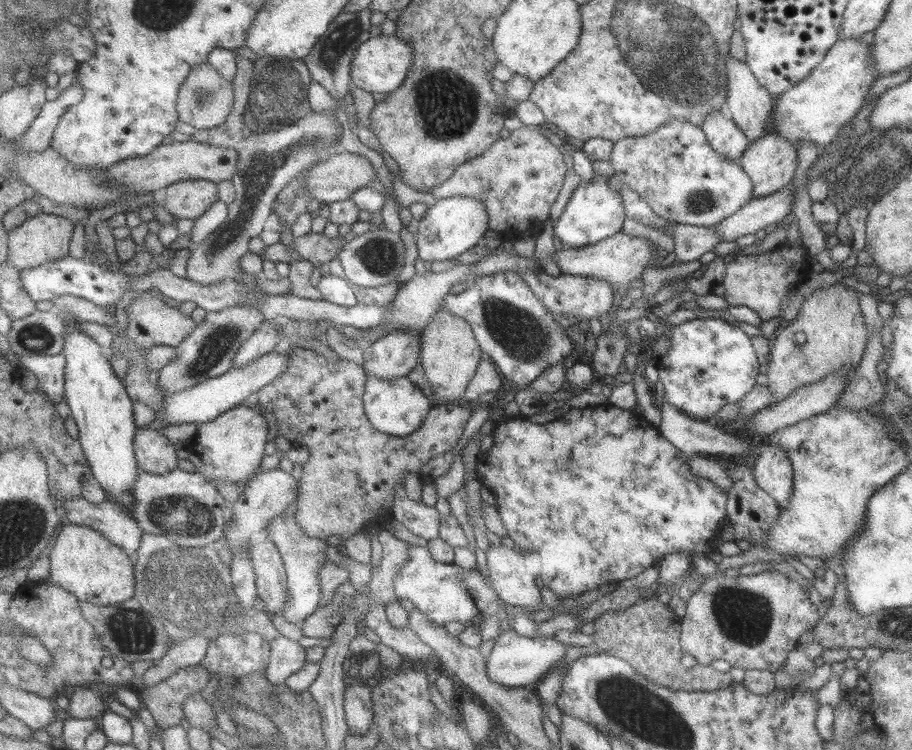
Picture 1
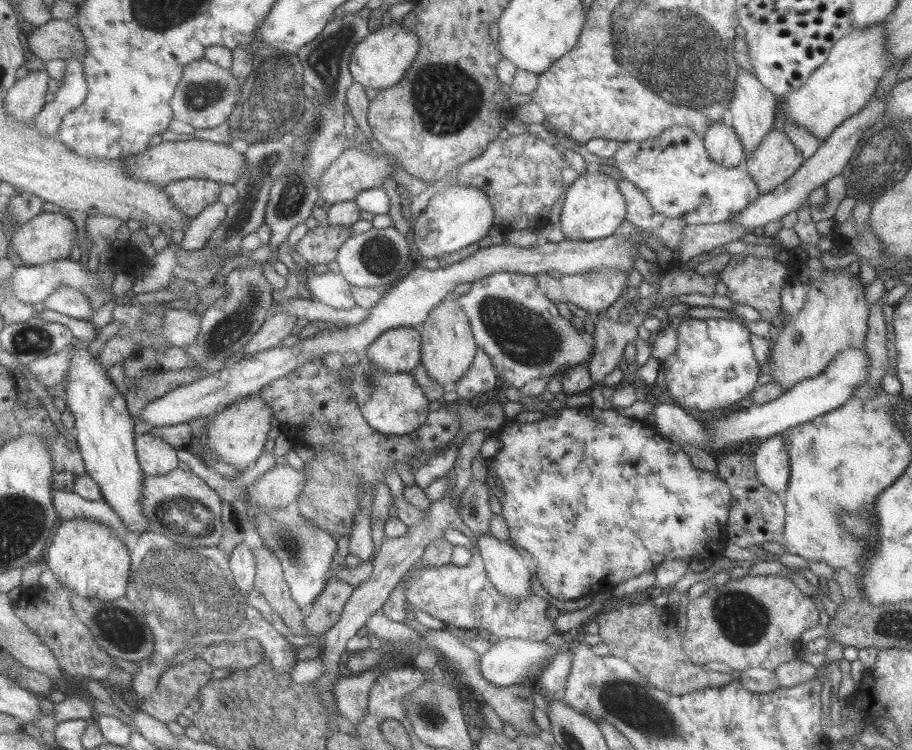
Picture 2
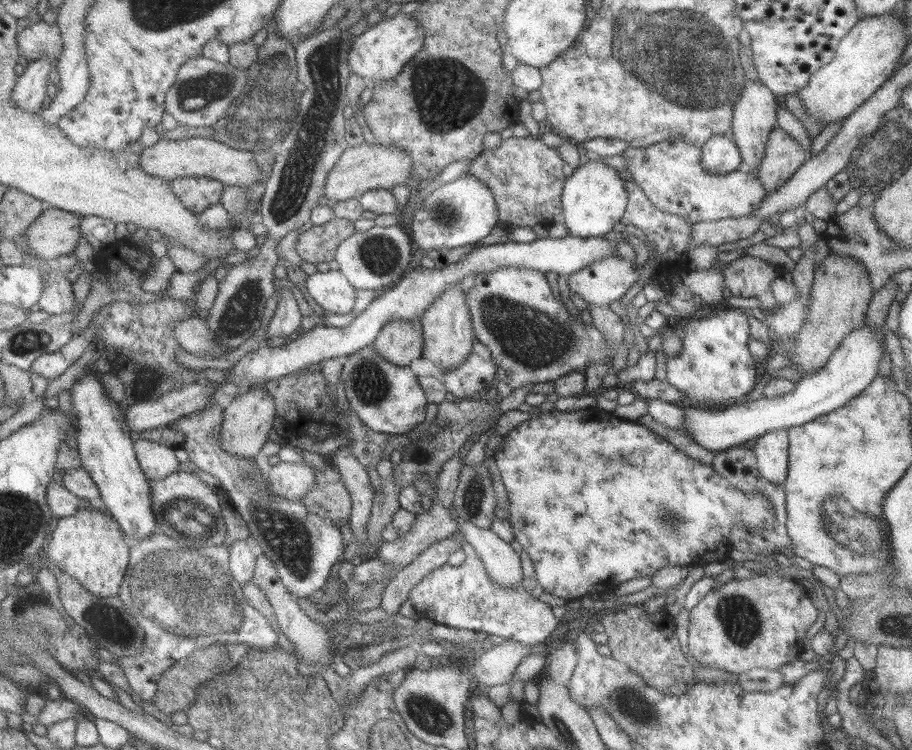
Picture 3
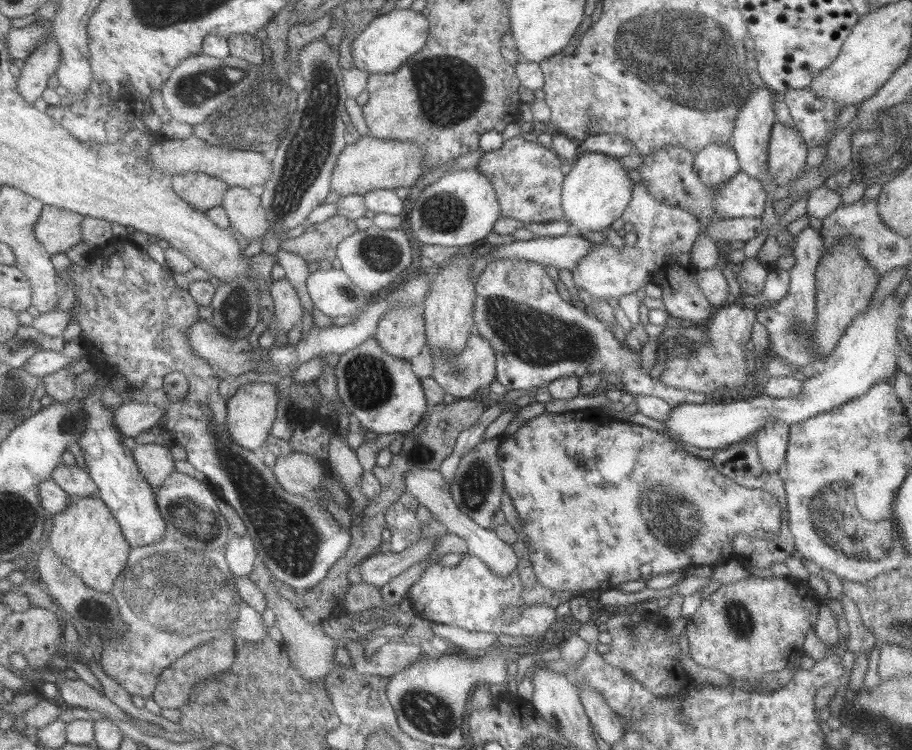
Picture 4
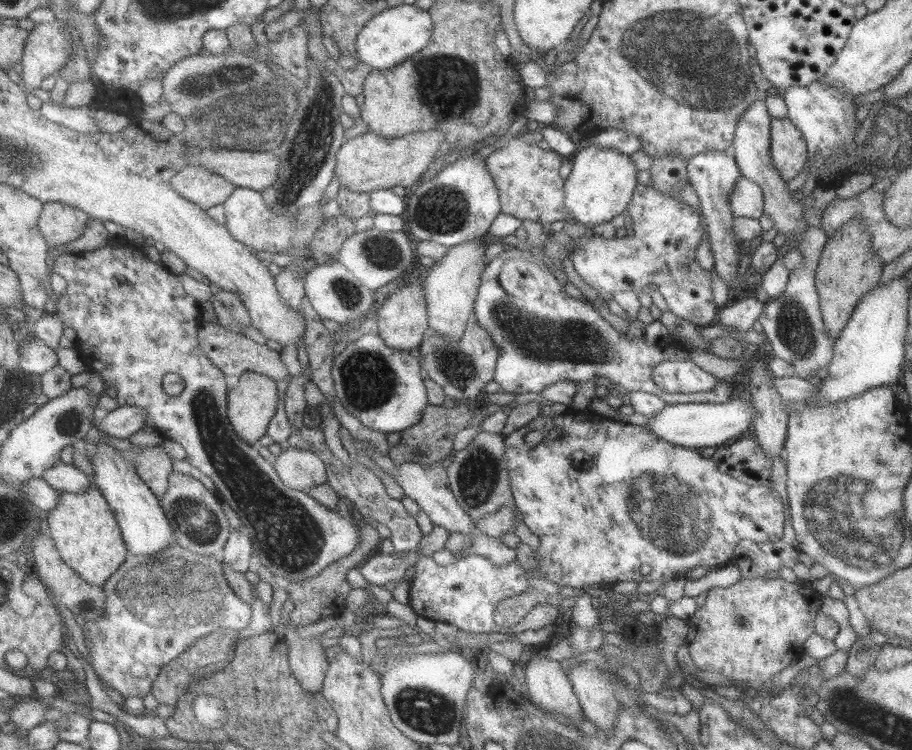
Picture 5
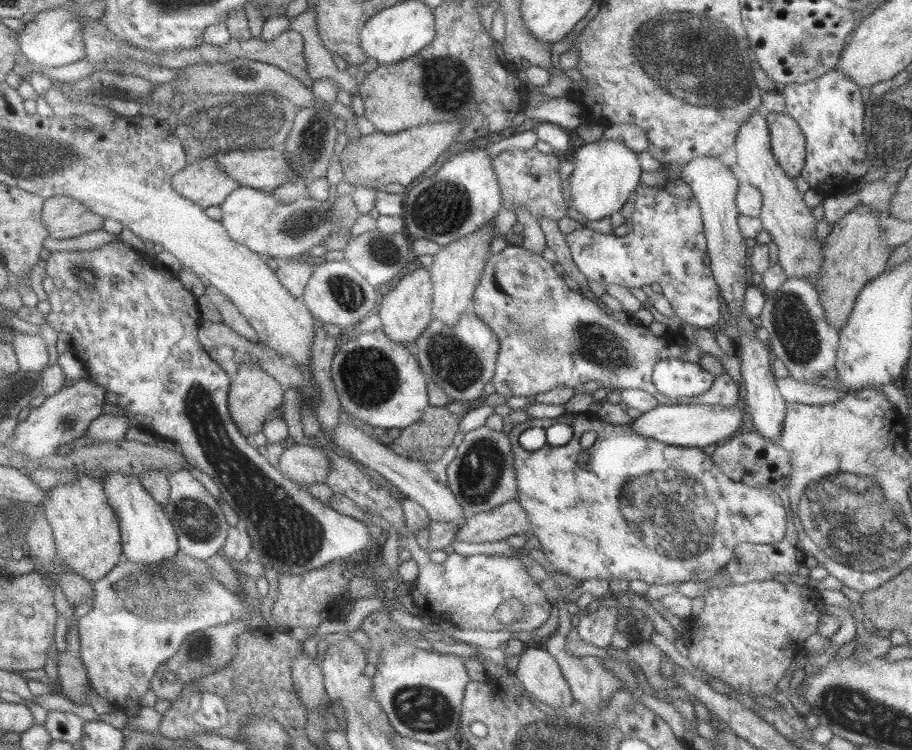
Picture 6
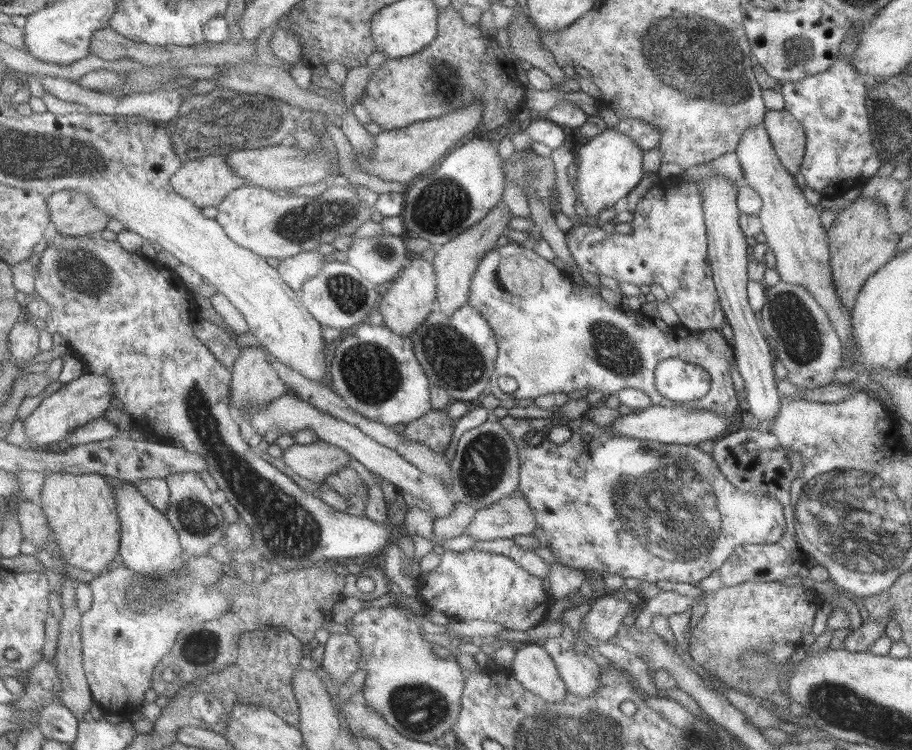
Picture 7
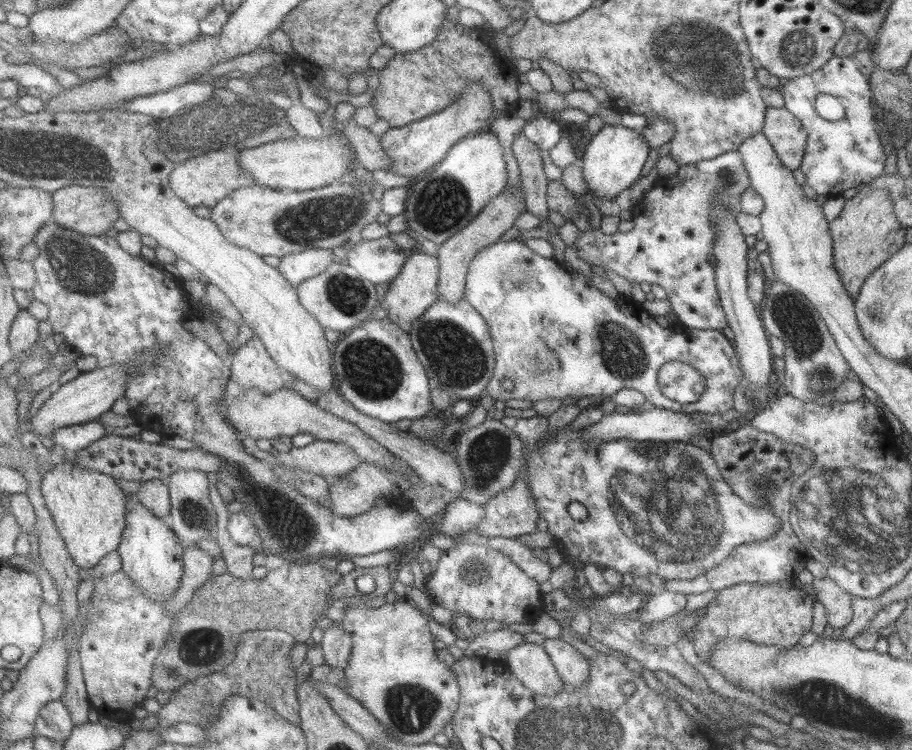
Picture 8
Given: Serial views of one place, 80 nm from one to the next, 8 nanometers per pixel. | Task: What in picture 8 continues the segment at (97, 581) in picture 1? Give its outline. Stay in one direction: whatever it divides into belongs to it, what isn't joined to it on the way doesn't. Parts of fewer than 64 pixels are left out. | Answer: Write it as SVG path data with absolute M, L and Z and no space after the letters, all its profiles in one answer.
M69 461L54 464L52 468L44 468L43 475L42 494L60 534L65 540L73 562L82 570L92 570L107 554L111 554L122 545L123 534L127 529L129 495L123 492L123 488L119 488L116 476L92 468L78 467Z

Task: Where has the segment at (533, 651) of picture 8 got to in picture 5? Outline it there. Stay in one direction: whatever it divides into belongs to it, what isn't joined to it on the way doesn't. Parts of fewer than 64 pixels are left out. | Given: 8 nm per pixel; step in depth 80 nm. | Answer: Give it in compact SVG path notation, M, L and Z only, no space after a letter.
M530 653L525 657L524 684L531 704L534 702L537 707L570 716L573 720L585 719L561 661L539 653Z

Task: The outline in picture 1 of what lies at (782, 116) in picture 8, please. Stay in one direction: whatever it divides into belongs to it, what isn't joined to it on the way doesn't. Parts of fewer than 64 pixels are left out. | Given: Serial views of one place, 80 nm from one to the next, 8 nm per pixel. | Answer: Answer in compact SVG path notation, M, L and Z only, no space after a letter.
M767 131L761 138L747 146L736 164L747 173L752 182L752 195L755 198L776 193L787 183L791 182L797 168L796 148L789 144L786 138L773 131Z

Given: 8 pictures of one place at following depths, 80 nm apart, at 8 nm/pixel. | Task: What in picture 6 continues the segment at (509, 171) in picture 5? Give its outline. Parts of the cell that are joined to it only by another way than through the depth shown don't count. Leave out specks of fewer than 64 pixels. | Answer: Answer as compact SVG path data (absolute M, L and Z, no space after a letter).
M534 147L529 150L507 150L491 159L491 166L495 171L502 196L502 208L512 210L521 207L533 216L559 220L565 216L567 204L562 197L562 179L557 173L562 166L557 154L542 154Z

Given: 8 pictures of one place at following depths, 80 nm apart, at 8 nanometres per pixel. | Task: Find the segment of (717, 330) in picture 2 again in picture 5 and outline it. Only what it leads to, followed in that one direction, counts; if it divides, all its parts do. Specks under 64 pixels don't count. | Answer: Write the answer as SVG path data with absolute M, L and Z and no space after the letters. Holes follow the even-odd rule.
M756 298L732 300L727 306L718 309L716 323L727 328L734 328L738 335L744 333L757 321L764 303ZM688 358L681 361L663 361L652 370L650 377L667 394L705 392L721 381L693 365Z

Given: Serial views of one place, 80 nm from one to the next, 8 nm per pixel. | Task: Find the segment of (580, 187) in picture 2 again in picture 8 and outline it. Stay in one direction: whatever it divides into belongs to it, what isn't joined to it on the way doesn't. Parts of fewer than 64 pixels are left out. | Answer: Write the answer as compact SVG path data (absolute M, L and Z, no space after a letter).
M603 125L593 136L589 136L579 152L578 163L580 163L583 178L589 192L587 193L589 204L591 199L597 201L605 198L613 200L623 189L628 188L639 179L639 171L647 160L650 148L634 130L619 125Z

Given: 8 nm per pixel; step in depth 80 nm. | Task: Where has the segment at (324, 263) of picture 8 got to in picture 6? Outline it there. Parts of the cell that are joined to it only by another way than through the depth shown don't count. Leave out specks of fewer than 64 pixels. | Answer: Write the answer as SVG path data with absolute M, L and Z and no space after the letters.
M303 254L305 259L294 261L284 260L277 268L277 274L282 279L284 285L290 290L291 294L300 301L305 296L306 286L310 278L315 274L317 265L309 263L308 254Z

